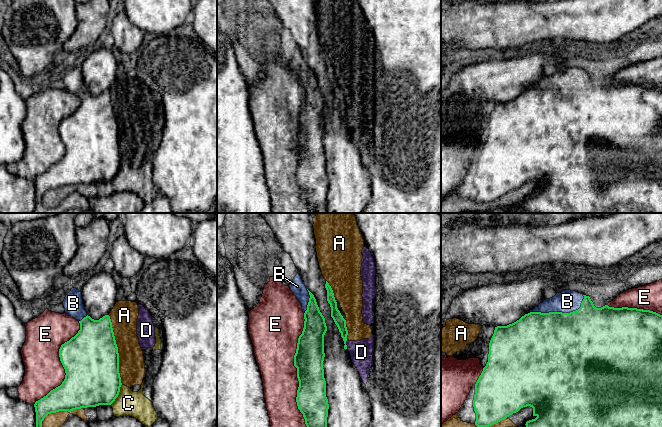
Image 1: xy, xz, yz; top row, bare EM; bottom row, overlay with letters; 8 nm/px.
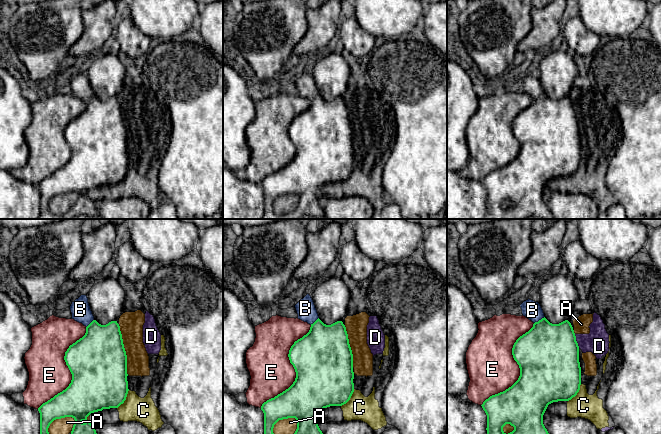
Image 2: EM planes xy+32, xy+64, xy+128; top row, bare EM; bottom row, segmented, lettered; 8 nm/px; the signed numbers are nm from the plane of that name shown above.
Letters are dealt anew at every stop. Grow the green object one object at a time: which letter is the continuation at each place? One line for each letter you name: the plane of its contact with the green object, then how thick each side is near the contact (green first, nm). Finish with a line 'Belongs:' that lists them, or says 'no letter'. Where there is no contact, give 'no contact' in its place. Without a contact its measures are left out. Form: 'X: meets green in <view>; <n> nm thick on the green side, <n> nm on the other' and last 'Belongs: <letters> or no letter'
B: meets green in yz; 500 nm thick on the green side, 180 nm on the other
Belongs: B

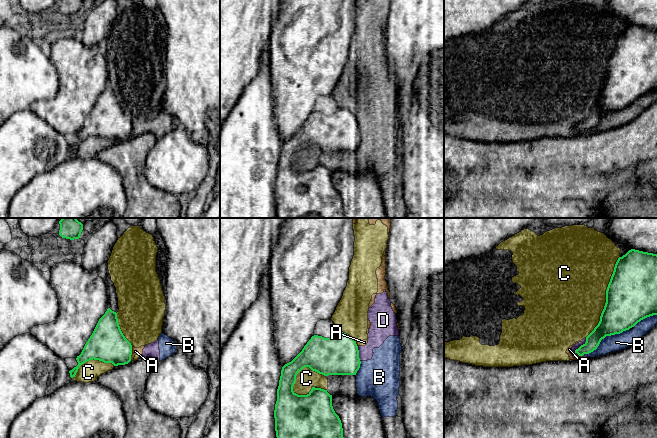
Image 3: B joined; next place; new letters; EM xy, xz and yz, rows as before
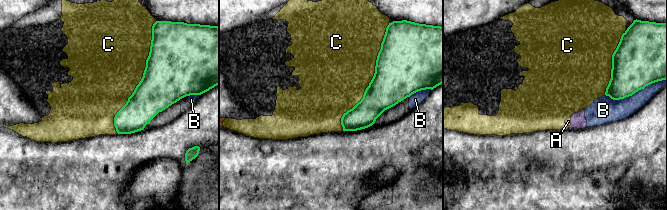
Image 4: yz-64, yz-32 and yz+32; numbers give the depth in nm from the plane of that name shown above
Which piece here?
Belongs: no letter

